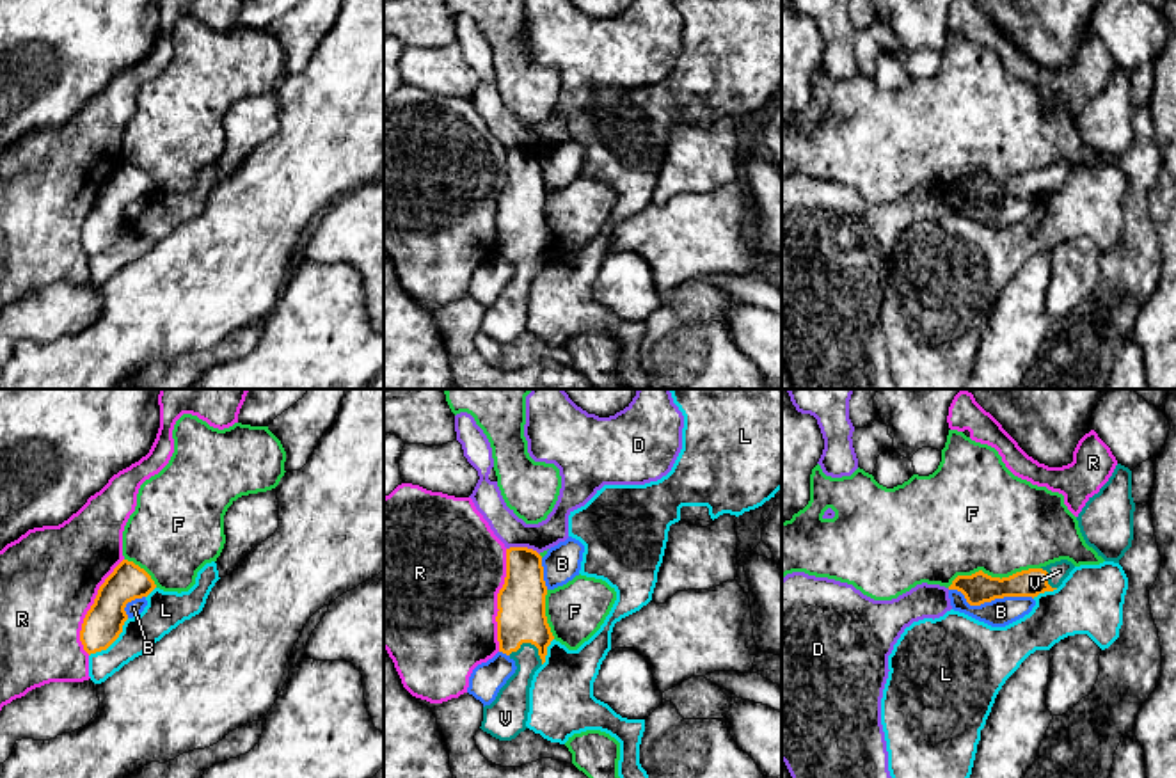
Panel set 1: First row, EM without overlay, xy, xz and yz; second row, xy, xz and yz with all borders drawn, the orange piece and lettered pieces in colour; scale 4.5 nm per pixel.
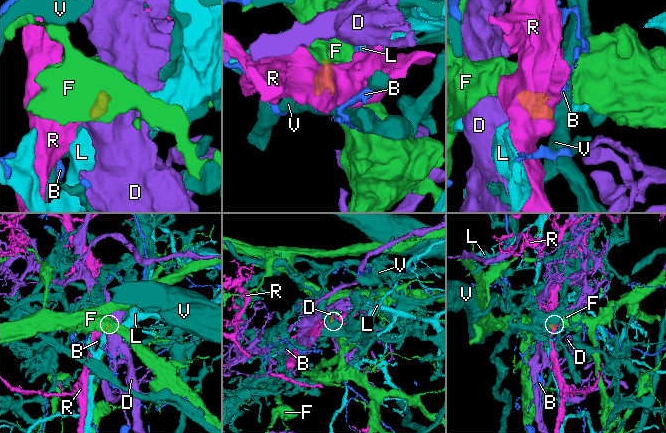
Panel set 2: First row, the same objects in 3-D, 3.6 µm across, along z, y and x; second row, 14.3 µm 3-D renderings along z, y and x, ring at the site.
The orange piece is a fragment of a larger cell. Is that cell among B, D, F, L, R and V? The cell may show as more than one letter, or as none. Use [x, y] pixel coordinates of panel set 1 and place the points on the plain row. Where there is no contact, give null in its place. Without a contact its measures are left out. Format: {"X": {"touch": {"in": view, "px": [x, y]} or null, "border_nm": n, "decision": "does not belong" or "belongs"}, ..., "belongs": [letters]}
{"B": {"touch": {"in": "yz", "px": [990, 203]}, "border_nm": 380, "decision": "does not belong"}, "D": {"touch": {"in": "xz", "px": [523, 150]}, "border_nm": 160, "decision": "does not belong"}, "F": {"touch": {"in": "yz", "px": [993, 180]}, "border_nm": 440, "decision": "does not belong"}, "L": {"touch": {"in": "xy", "px": [112, 244]}, "border_nm": 260, "decision": "does not belong"}, "R": {"touch": {"in": "xz", "px": [498, 203]}, "border_nm": 460, "decision": "does not belong"}, "V": {"touch": {"in": "xz", "px": [530, 244]}, "border_nm": 170, "decision": "belongs"}, "belongs": ["V"]}

